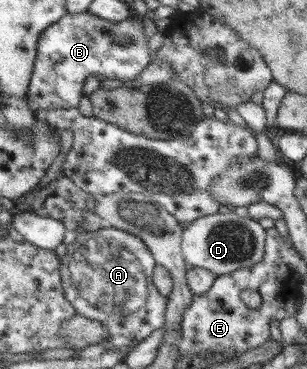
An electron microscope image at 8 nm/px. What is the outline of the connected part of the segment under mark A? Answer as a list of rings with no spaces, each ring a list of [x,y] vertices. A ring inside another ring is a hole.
[[[111,226],[97,231],[78,233],[75,242],[66,245],[63,270],[67,270],[69,303],[75,308],[77,314],[99,320],[107,326],[109,329],[107,350],[131,345],[135,347],[151,332],[164,327],[168,297],[163,297],[152,283],[155,264],[153,255],[139,236]]]

